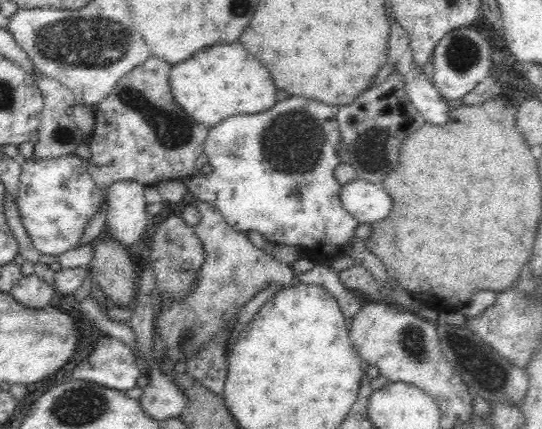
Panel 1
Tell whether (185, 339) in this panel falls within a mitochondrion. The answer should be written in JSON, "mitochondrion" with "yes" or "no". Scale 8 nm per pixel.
{"mitochondrion":"yes"}

